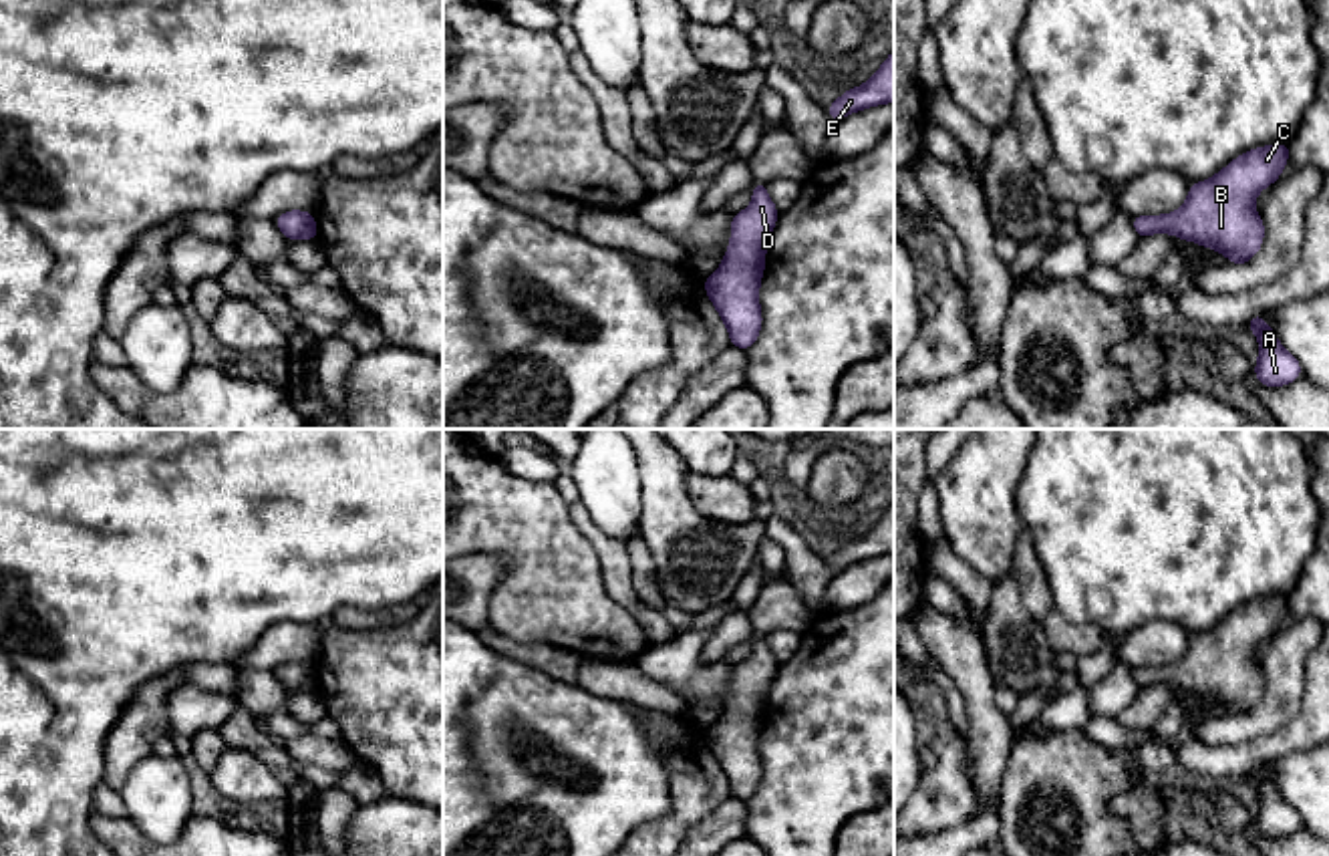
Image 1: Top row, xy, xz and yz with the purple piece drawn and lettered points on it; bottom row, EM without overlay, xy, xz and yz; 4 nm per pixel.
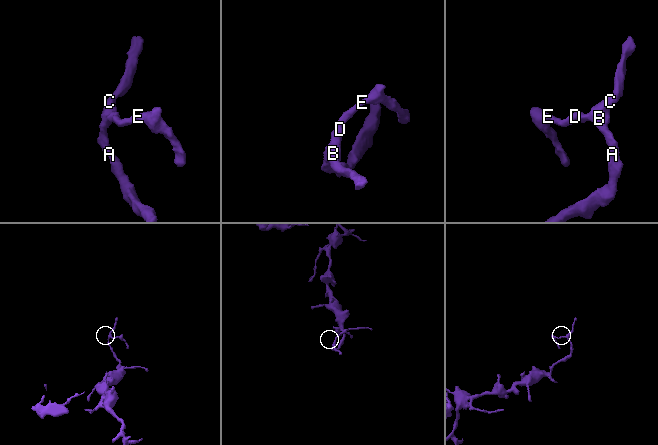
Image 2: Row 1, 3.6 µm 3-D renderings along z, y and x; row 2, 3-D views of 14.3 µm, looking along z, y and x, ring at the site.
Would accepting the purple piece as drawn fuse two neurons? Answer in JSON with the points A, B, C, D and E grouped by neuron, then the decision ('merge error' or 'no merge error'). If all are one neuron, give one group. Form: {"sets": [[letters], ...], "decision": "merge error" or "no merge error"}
{"sets": [["A", "B", "C", "D", "E"]], "decision": "no merge error"}

